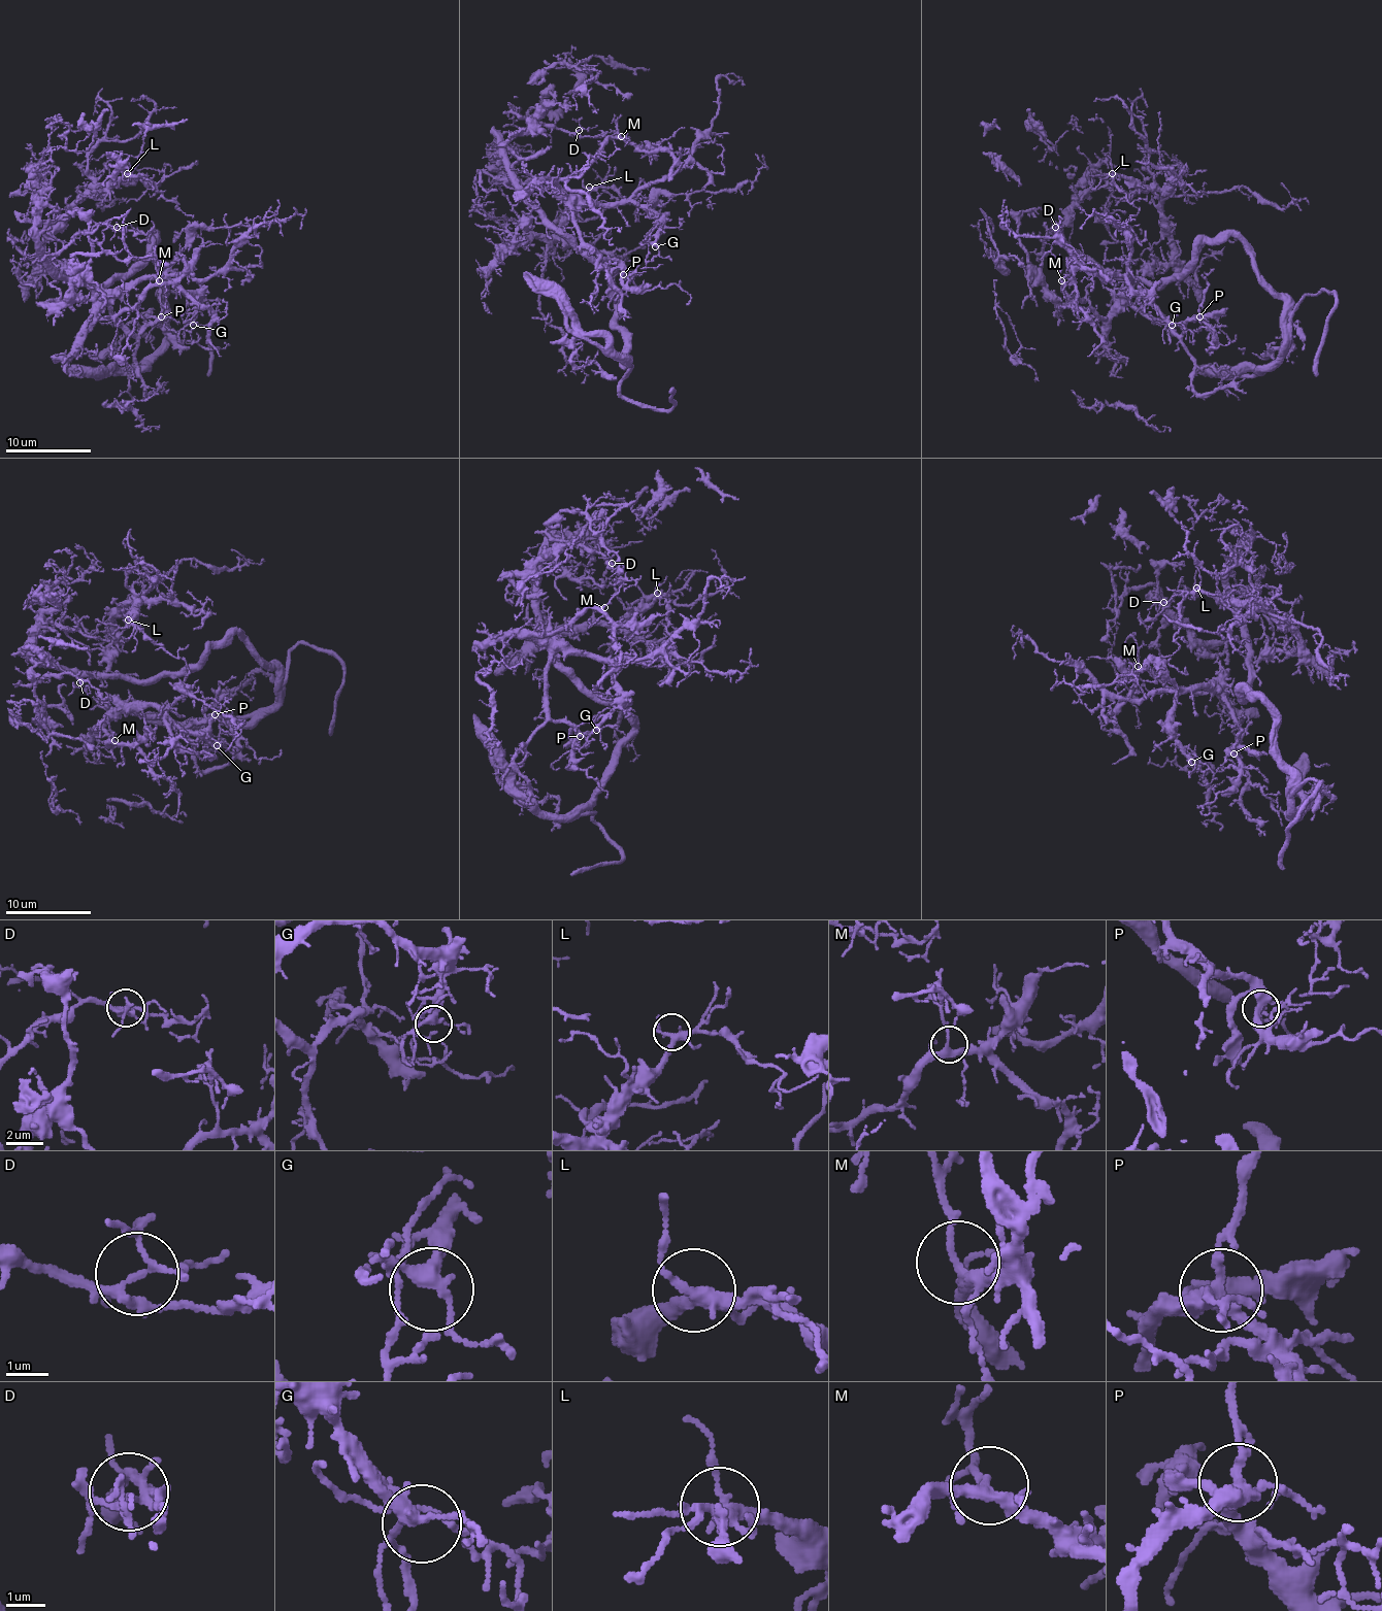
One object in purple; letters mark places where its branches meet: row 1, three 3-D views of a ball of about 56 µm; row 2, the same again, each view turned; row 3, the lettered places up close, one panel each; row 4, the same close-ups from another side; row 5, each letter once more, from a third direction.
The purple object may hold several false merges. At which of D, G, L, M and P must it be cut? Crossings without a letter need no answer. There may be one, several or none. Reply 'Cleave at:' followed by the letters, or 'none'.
Cleave at: none

